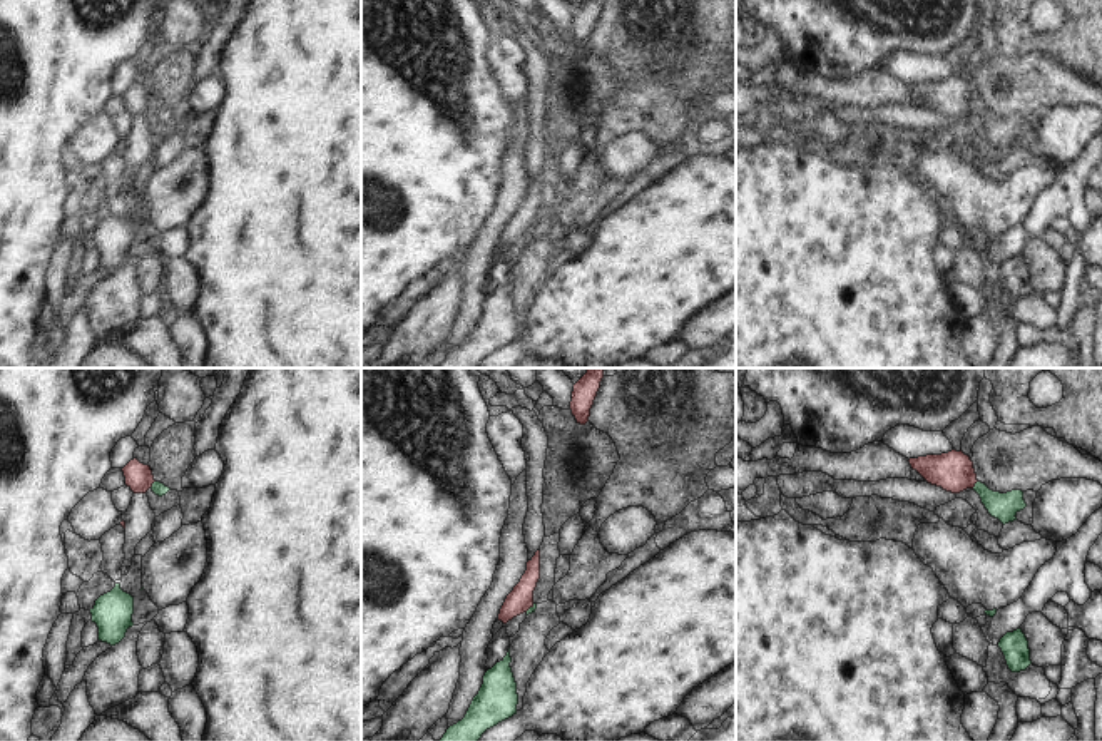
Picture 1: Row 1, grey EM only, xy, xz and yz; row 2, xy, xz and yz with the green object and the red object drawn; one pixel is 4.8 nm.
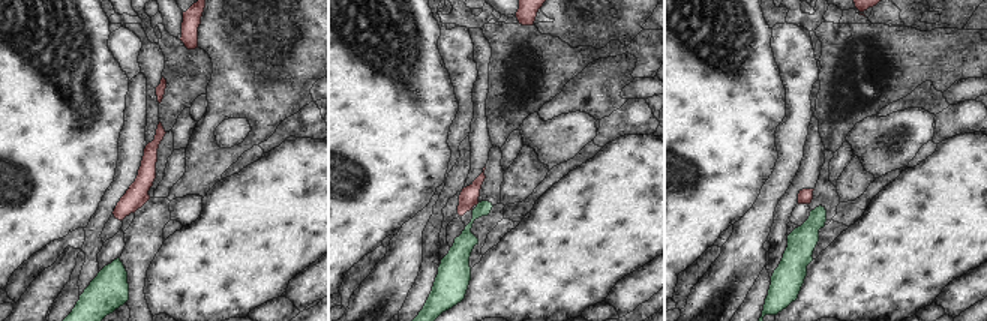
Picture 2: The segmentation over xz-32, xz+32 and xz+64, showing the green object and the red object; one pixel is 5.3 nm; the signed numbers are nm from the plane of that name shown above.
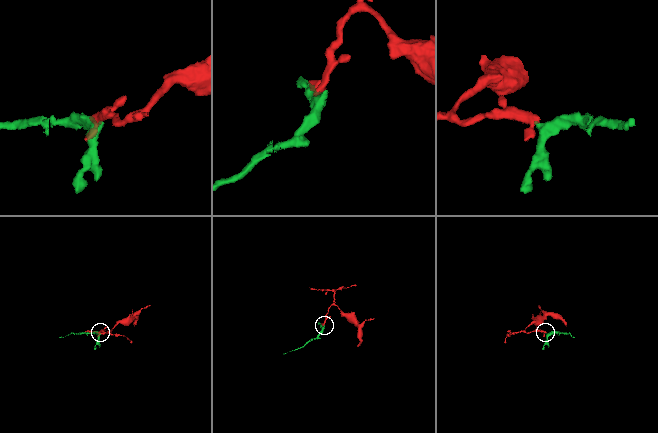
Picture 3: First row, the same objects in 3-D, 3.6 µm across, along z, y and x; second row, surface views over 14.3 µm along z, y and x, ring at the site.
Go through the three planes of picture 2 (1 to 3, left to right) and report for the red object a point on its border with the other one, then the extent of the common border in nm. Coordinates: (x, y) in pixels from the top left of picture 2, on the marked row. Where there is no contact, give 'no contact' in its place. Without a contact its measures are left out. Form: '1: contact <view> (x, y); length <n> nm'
1: no contact
2: no contact
3: no contact

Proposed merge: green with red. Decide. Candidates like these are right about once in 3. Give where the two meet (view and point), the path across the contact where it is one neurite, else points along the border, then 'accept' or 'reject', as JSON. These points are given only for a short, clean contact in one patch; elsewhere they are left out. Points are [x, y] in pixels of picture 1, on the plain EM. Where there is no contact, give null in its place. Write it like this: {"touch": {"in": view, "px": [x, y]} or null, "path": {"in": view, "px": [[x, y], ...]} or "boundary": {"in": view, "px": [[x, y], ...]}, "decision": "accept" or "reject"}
{"touch": {"in": "xy", "px": [153, 109]}, "boundary": {"in": "xy", "px": [[154, 106], [149, 112]]}, "decision": "reject"}

